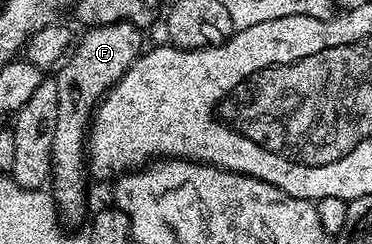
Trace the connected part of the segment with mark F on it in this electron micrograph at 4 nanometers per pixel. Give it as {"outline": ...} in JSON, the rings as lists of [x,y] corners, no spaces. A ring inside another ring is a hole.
{"outline":[[[129,20],[116,24],[97,24],[86,29],[83,37],[78,37],[69,55],[58,65],[53,79],[57,86],[57,130],[53,134],[51,151],[51,174],[49,191],[60,217],[75,224],[87,212],[87,134],[91,118],[99,107],[107,91],[114,86],[133,66],[133,62],[144,51],[140,25]]]}

